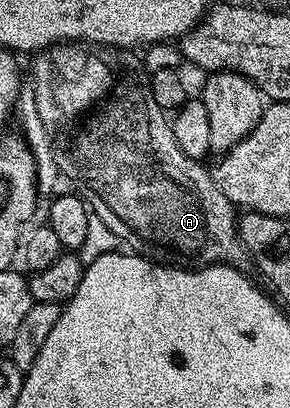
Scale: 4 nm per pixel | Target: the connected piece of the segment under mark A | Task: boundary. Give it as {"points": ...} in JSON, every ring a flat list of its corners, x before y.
{"points":[[57,44,55,46,48,46,45,50,35,51,33,58,36,59,34,59,32,62,32,85,30,85,30,91,34,98,34,104,36,105,38,116,41,117,42,124,45,125,45,130,48,133,49,142,52,145,53,158,56,161,59,173,63,175,65,179,66,177,73,178,78,185,85,186,85,188,88,189,86,192,83,191,82,197,84,201,88,203,91,213,95,215,95,217,97,214,97,216,100,217,106,225,108,225,109,232,112,234,117,234,117,236,120,237,126,245,128,245,125,247,131,248,136,252,149,252,148,250,157,250,157,254,154,254,155,261,165,264,175,264,181,268,199,268,202,266,215,266,217,264,240,264,240,261,245,261,246,251,243,242,240,240,237,207,233,206,232,201,226,196,222,196,222,188,218,188,218,184,214,184,209,167,205,165,203,161,186,156,182,152,182,148,178,148,178,140,174,140,174,132,172,131,172,124,169,115,162,108,158,108,158,104,154,104,154,96,150,96,150,84,148,83,148,78,146,77,146,70,144,74,143,68,140,67,140,58,136,54,139,53,133,52,128,48,104,48,99,50,95,45,92,44]]}

